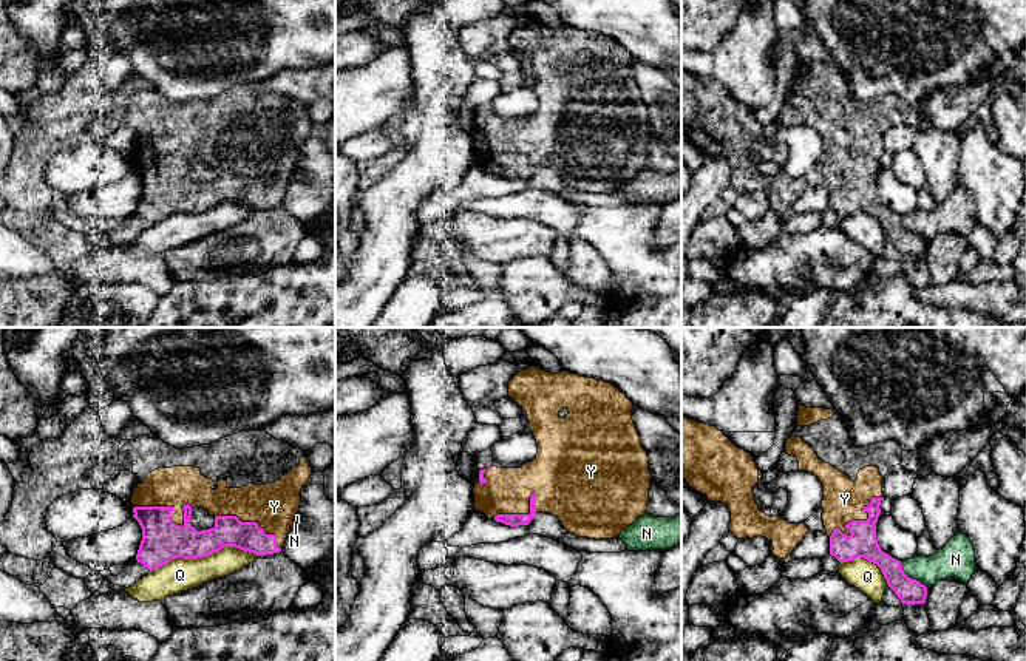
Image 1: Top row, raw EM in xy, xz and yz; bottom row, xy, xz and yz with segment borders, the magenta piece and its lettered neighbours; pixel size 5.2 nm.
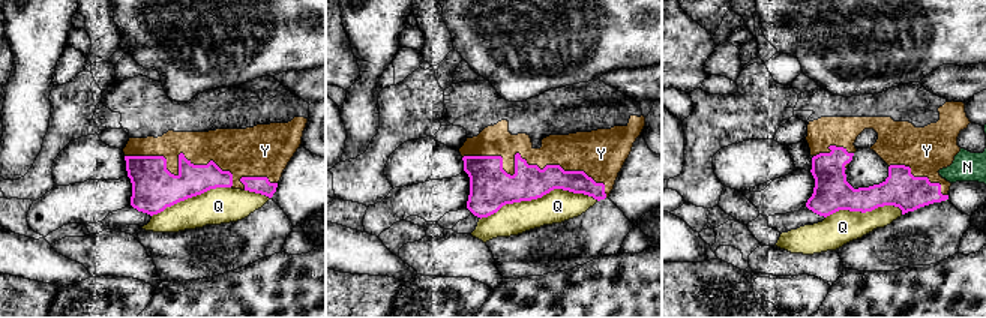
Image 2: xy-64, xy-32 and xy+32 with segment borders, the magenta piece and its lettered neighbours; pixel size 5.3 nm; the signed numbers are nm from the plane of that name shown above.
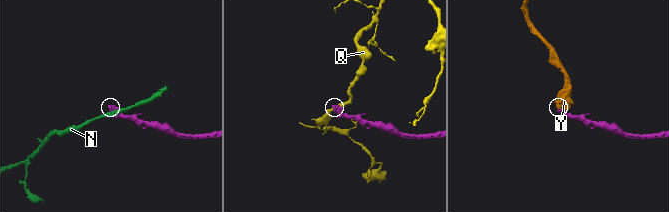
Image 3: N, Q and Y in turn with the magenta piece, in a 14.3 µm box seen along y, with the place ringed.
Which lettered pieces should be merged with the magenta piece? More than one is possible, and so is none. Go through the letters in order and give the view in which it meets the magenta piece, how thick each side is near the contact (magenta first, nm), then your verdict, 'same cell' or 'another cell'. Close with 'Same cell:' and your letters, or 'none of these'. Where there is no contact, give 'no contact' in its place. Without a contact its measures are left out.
N: meets magenta in yz; 130 nm thick on the magenta side, 180 nm on the other; another cell
Q: meets magenta in xy; 220 nm thick on the magenta side, 180 nm on the other; another cell
Y: meets magenta in yz; 150 nm thick on the magenta side, 220 nm on the other; same cell
Same cell: Y

